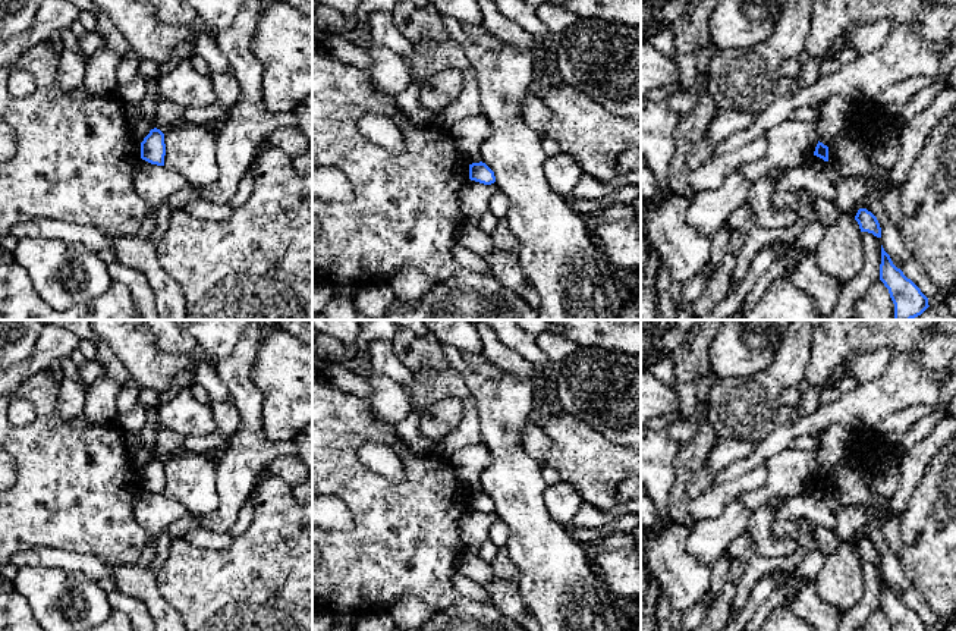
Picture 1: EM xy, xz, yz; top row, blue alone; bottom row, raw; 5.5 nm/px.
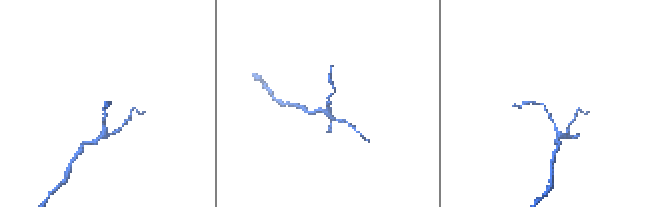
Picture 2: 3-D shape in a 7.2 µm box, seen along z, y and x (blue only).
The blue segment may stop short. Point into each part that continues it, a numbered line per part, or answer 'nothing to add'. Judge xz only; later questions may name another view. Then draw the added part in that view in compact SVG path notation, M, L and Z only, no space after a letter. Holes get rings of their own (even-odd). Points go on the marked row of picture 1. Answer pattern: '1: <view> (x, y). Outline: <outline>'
nothing to add

